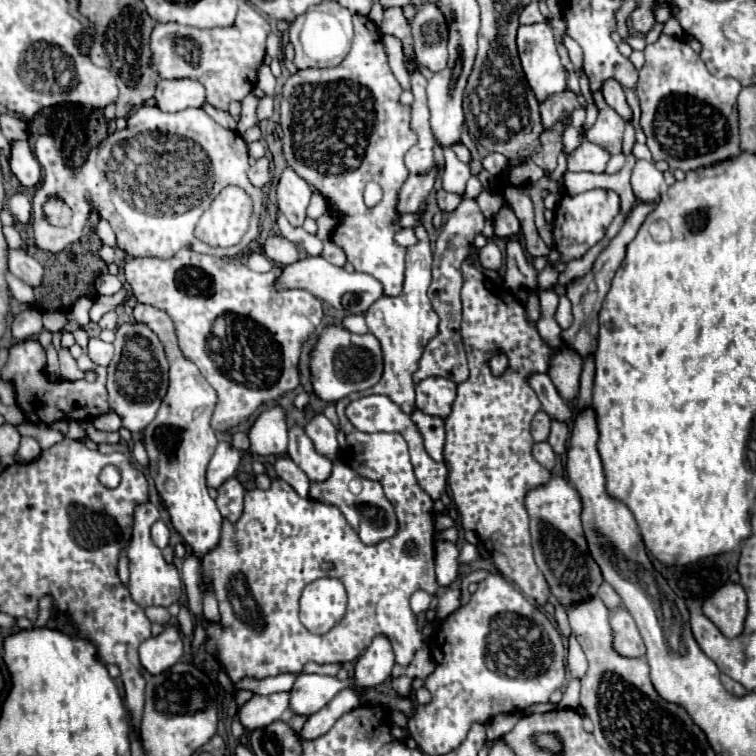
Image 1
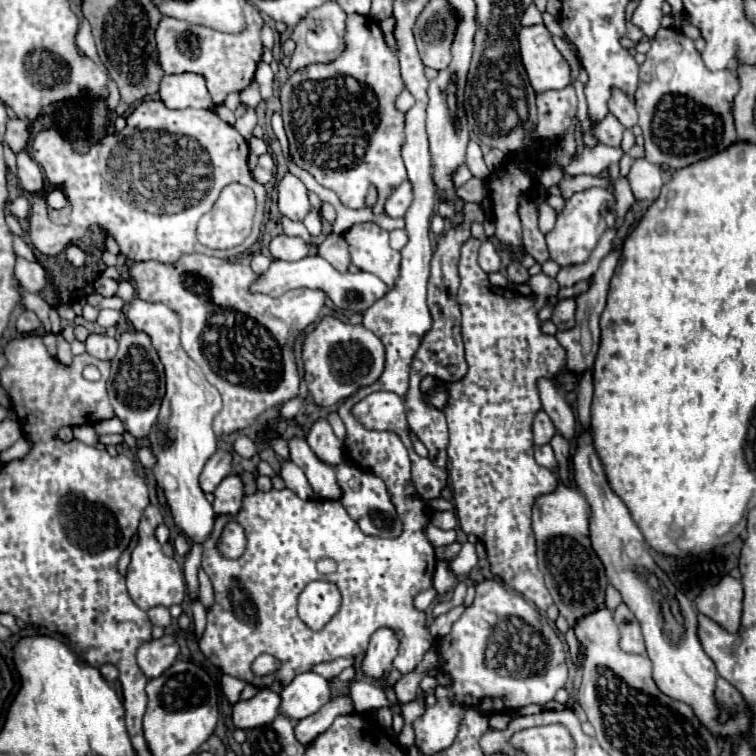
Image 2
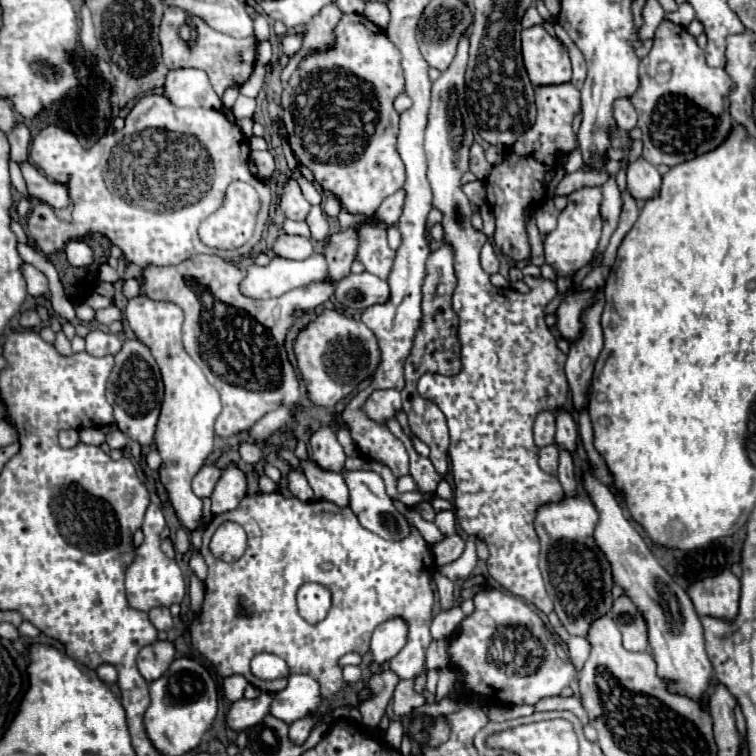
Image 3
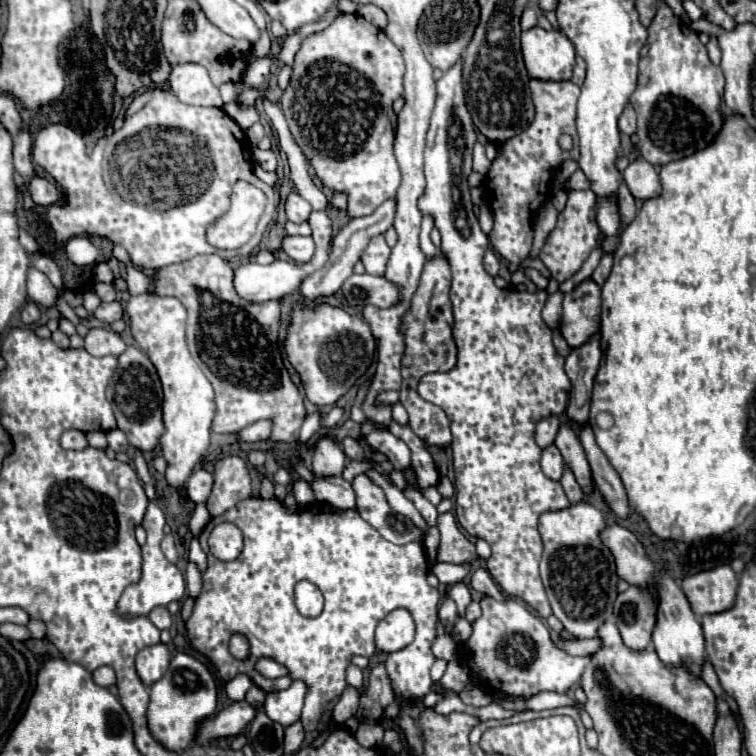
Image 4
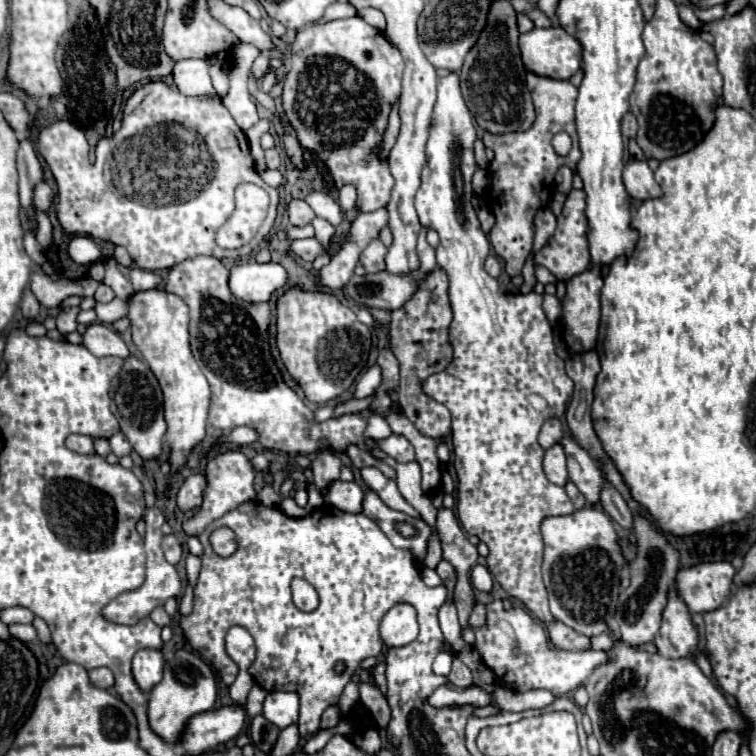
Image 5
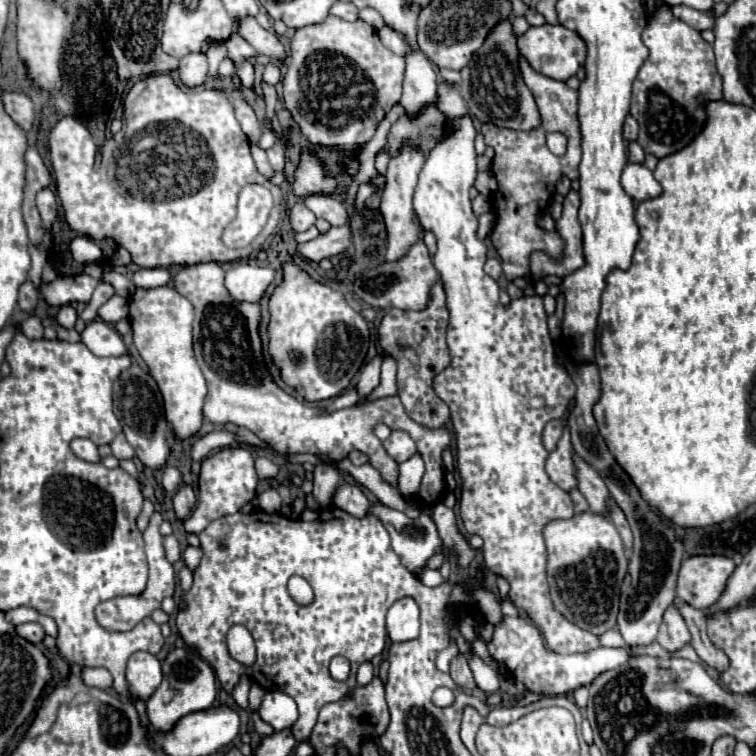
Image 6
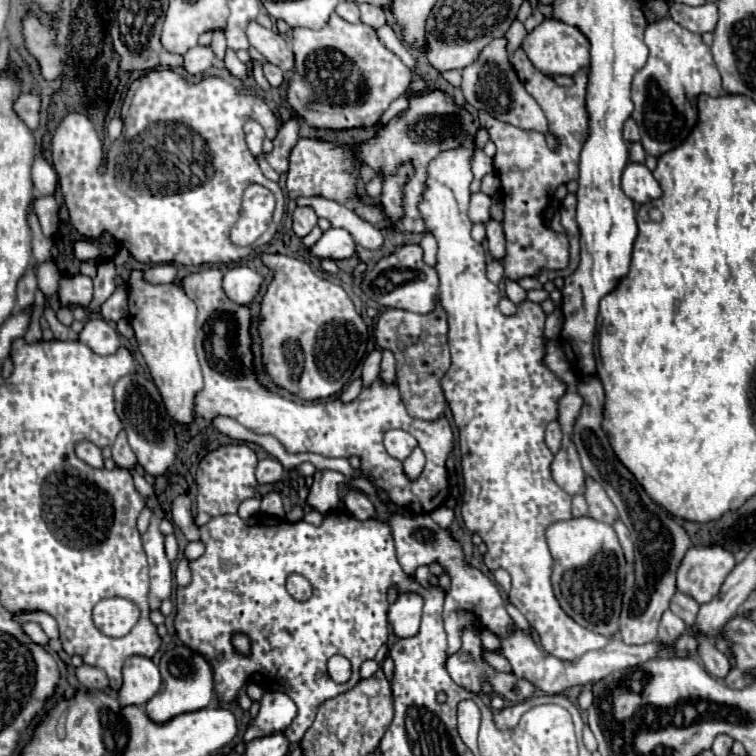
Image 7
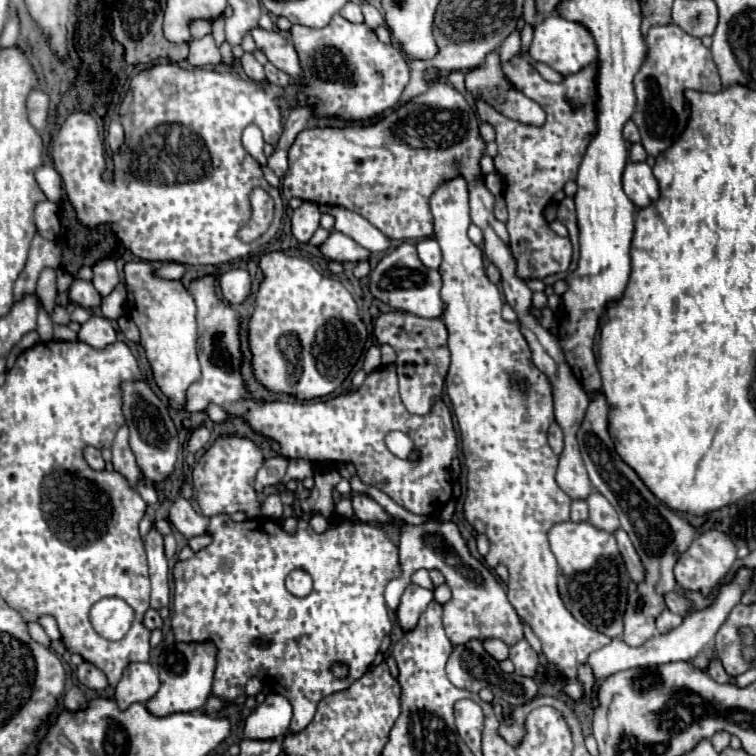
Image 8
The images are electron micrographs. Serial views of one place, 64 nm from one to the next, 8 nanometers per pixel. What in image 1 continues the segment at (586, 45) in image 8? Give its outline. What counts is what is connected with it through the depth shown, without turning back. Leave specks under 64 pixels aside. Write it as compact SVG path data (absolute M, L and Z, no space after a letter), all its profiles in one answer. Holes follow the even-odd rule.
M546 22L540 24L530 24L530 26L520 26L518 28L518 56L522 62L522 70L526 74L526 80L532 88L532 92L538 96L542 102L546 96L554 92L562 92L566 88L566 68L562 66L558 52L556 52L556 40Z

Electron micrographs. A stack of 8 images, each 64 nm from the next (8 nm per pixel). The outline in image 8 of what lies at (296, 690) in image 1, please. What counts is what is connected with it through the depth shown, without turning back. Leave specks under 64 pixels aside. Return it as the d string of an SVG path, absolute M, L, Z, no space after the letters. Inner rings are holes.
M268 694L266 700L246 718L244 737L250 740L284 738L292 720L292 706L282 694Z

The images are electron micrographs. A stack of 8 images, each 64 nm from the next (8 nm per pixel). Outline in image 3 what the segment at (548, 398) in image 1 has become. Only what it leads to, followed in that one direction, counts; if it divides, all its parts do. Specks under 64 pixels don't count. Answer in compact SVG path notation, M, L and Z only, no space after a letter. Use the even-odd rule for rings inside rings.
M564 410L556 412L556 446L560 450L568 450L570 454L576 452L578 444L578 428L572 416Z

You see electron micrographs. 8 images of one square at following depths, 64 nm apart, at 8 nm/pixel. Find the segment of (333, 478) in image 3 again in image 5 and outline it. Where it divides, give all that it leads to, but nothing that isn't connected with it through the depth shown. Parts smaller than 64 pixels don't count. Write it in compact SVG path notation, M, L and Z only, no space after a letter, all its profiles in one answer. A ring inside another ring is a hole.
M332 482L328 492L324 494L324 502L336 506L342 512L350 514L360 514L362 512L362 502L364 502L364 492L358 486L358 482Z

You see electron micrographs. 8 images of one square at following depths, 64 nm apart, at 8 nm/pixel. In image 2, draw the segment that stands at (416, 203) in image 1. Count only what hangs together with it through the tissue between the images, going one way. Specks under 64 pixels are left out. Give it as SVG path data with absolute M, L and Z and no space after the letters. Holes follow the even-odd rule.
M402 182L398 186L398 190L386 200L384 204L384 212L390 218L402 218L406 214L406 208L410 206L412 200L412 192L410 192L410 182Z

